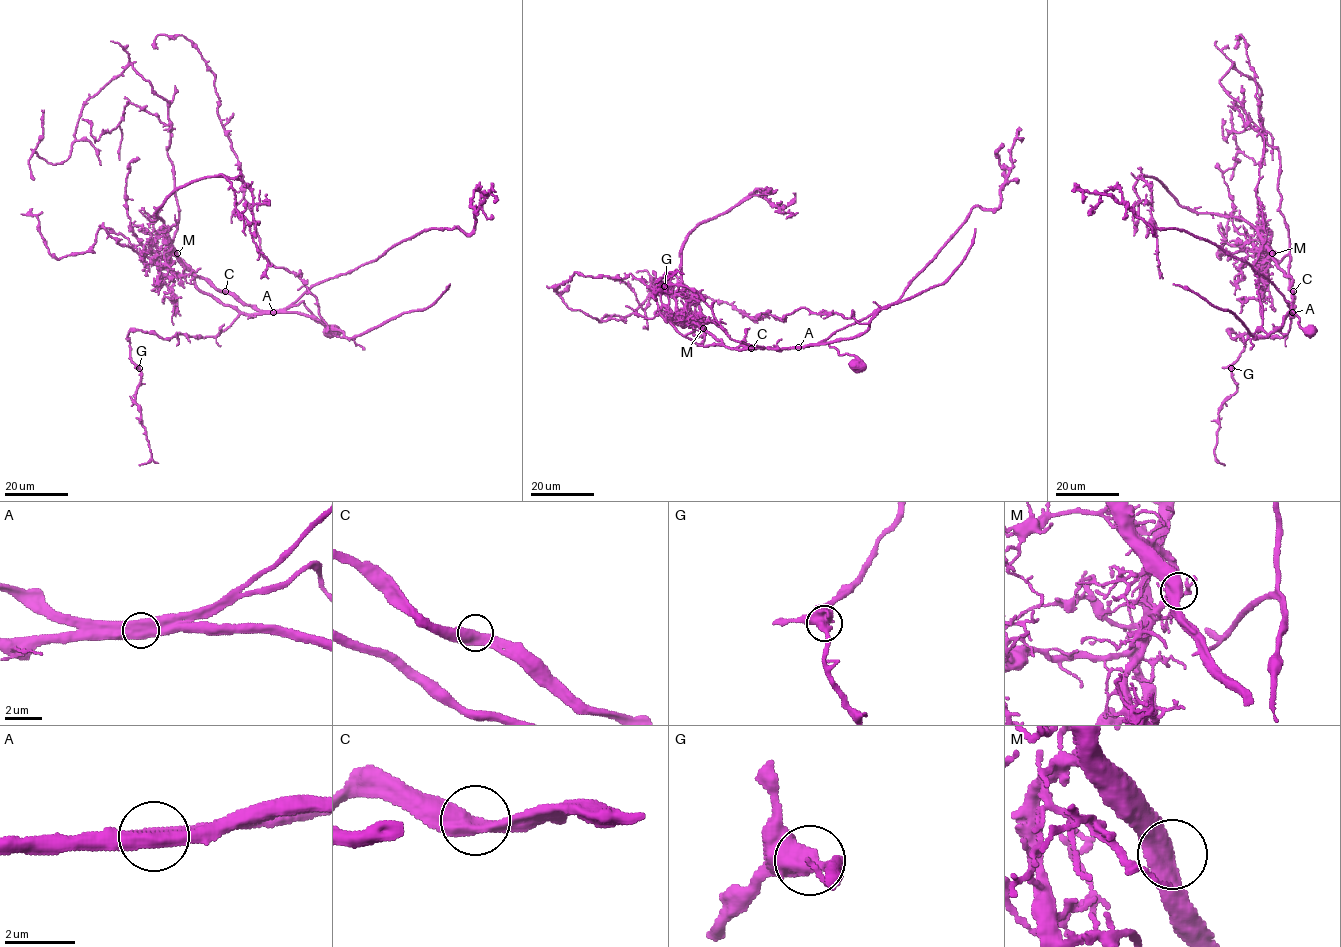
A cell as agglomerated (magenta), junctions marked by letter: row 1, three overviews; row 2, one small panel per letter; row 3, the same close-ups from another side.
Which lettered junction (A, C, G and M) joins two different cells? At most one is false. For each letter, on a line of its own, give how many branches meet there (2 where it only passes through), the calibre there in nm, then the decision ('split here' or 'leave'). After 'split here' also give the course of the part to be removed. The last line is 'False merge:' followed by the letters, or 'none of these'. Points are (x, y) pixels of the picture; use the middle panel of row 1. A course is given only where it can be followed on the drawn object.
A: 2 branches meet; 550 nm thick; split here; foreign part runs (798, 347), (698, 345), (694, 295), (674, 275), (627, 316), (600, 321), (568, 307), (560, 296), (567, 286)
C: 2 branches meet; 550 nm thick; leave
G: 2 branches meet; 550 nm thick; leave
M: 2 branches meet; 550 nm thick; leave
False merge: A

